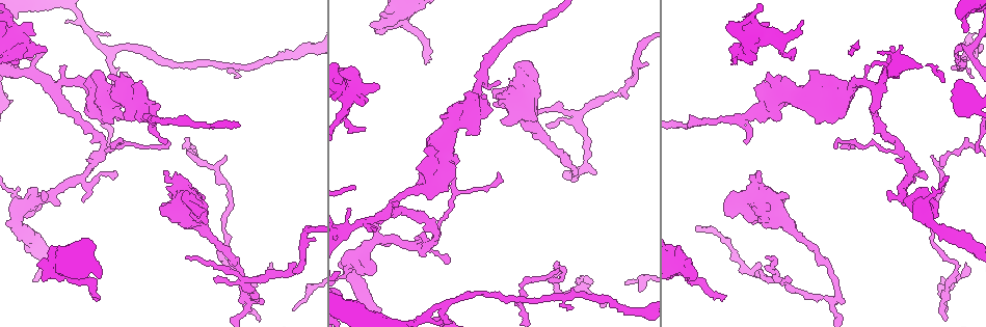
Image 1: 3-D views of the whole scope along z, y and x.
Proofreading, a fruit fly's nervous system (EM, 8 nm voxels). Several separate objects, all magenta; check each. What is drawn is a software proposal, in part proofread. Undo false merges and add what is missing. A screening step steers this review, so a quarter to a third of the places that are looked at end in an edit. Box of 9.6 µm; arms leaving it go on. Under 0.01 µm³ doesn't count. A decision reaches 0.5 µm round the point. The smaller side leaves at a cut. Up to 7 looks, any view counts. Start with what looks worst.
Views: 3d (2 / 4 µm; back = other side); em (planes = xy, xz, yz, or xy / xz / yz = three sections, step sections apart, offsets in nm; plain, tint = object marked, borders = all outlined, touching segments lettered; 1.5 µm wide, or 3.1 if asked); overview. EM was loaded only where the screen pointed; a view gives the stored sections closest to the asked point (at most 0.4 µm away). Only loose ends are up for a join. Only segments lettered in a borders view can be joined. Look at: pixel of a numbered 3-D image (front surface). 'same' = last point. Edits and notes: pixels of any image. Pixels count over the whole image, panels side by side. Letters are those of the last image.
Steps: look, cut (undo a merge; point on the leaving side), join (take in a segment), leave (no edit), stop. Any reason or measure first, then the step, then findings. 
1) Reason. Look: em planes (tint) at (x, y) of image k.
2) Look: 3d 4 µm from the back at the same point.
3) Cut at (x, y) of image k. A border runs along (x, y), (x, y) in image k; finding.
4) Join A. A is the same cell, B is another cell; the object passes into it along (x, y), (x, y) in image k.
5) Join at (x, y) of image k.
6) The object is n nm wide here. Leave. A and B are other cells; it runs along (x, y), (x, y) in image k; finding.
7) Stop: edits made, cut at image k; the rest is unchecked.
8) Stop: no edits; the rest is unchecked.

Tapers out. Look: 3d 2 µm at (725, 297) of image 1.

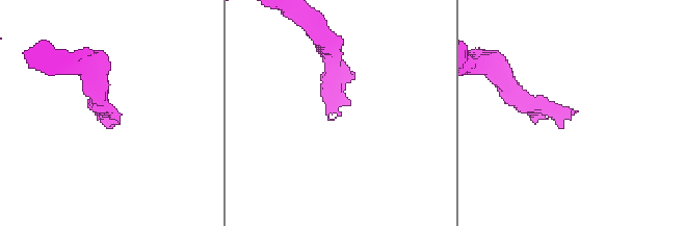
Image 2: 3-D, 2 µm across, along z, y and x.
Look: em planes (borders) at (96, 111) of image 2.

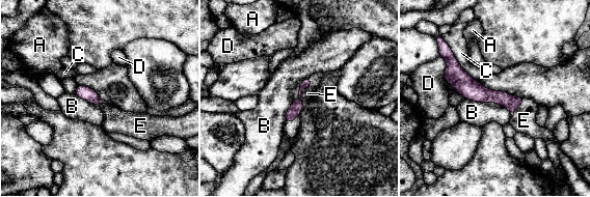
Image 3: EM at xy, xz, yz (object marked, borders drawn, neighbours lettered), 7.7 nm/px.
The longest contact is with B, 420 nm. Join E. E is the same cell, A, B, C and D are other cells; the neuron continues.

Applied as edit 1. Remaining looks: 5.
Look: overview.

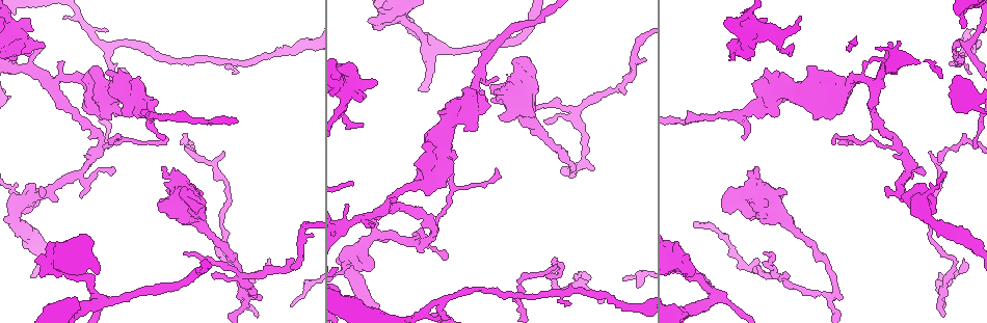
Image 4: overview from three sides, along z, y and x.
Thin end. Look: em planes (borders) at (791, 54) of image 4.

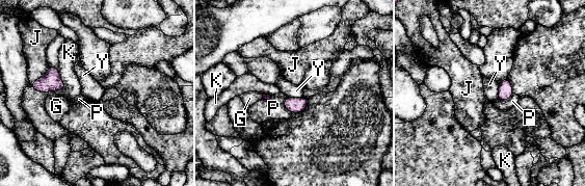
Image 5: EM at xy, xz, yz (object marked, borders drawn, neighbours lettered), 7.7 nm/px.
The longest contact is with J, 200 nm. Leave. G, J, K, P and Y are other cells; a border runs along (286, 97), (284, 106), (295, 113) in image 5; no lettered segment goes on from it.

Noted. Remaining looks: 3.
Three-way junction. Look: em yz step 4 (tint) at (436, 232) of image 4.

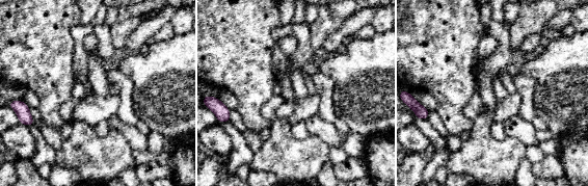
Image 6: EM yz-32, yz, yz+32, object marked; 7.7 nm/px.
Look: em planes (tint) at the same point.

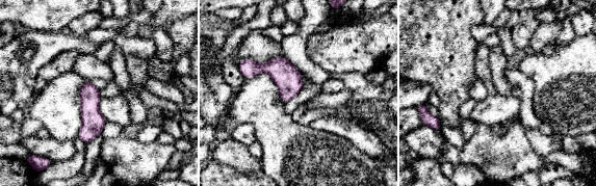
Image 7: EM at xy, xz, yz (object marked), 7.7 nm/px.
See the neighbours. Look: em planes (borders) at the same point.

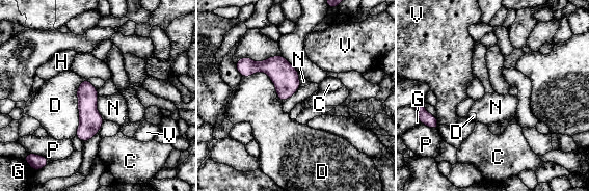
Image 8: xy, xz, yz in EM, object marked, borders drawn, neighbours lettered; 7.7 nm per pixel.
The object is 160 nm wide here. Leave. C, D, G, H, N, P and V are other cells; a border runs along (98, 97), (97, 110), (105, 119) in image 8; one neuron here.

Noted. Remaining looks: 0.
Stop: edits made, join at image 3; the rest is unchecked.

